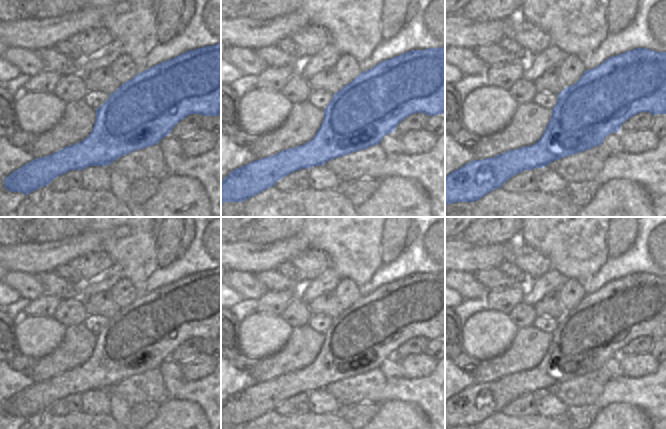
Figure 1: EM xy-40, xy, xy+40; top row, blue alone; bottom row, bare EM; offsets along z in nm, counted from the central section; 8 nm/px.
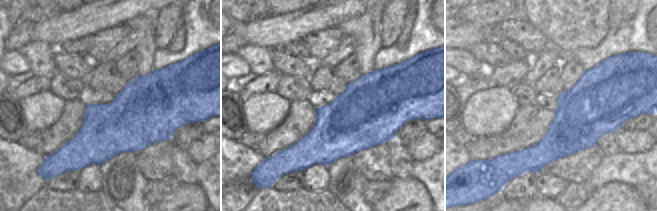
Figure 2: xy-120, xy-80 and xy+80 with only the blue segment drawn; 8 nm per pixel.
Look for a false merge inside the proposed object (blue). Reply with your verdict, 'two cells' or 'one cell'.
one cell

